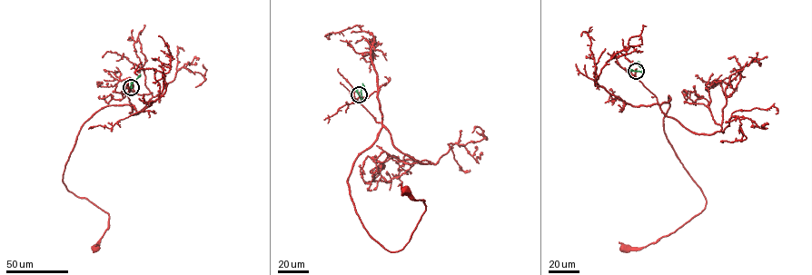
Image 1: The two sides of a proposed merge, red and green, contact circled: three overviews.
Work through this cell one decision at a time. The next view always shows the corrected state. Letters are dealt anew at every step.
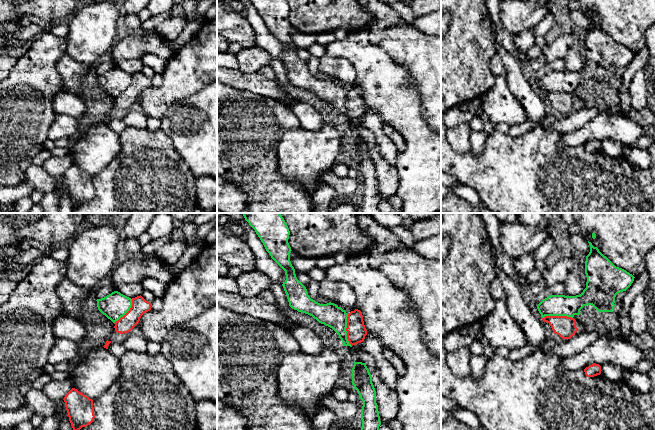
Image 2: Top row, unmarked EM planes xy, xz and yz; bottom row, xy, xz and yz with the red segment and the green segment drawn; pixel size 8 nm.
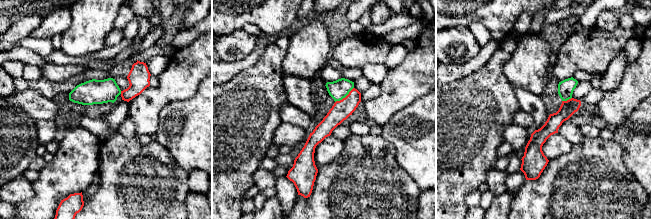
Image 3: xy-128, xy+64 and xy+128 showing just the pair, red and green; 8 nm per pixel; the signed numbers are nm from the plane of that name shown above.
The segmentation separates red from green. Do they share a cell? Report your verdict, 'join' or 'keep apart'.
keep apart

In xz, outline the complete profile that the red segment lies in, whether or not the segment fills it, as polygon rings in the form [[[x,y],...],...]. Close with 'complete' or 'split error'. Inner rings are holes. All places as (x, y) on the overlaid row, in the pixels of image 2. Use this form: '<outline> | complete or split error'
[[[358,309],[351,311],[347,317],[347,339],[351,346],[364,341],[367,330],[364,325],[362,312]]] | complete

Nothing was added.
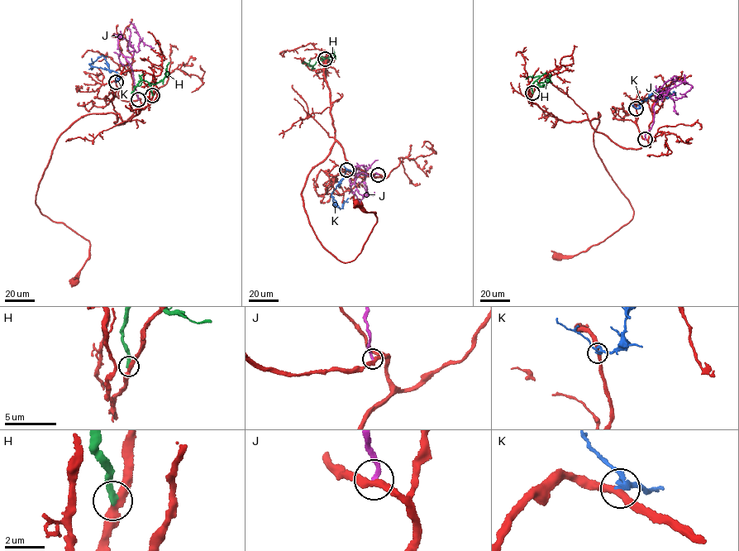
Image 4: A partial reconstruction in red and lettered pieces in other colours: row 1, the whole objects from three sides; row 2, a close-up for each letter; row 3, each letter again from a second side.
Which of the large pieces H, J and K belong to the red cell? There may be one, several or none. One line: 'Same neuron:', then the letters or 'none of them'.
Same neuron: none of them

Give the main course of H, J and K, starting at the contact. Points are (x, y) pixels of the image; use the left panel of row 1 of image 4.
H: (152, 95), (149, 83), (163, 80), (166, 69), (168, 75)
J: (138, 99), (131, 67), (118, 47), (118, 34), (129, 41), (127, 48), (130, 52)
K: (116, 82), (118, 77), (115, 71), (90, 65), (102, 55), (107, 57)

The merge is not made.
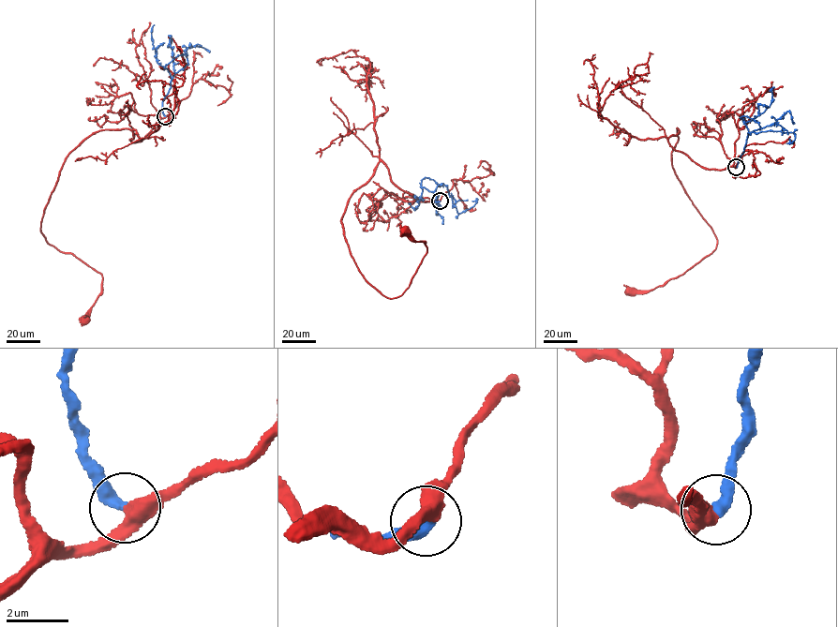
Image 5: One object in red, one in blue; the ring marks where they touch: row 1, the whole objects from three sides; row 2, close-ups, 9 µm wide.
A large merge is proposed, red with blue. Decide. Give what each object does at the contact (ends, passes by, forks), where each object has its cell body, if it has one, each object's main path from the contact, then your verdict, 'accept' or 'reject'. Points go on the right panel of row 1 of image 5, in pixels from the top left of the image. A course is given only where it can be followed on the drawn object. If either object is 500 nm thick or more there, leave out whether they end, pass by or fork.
red passes by; blue ends; soma red (629, 291); soma blue none; course red (736, 167), (708, 169), (677, 151), (668, 140), (677, 127), (674, 171), (718, 242), (682, 274), (627, 293); course blue (737, 167), (748, 132), (779, 130), (795, 135), (792, 142), (789, 139); accept

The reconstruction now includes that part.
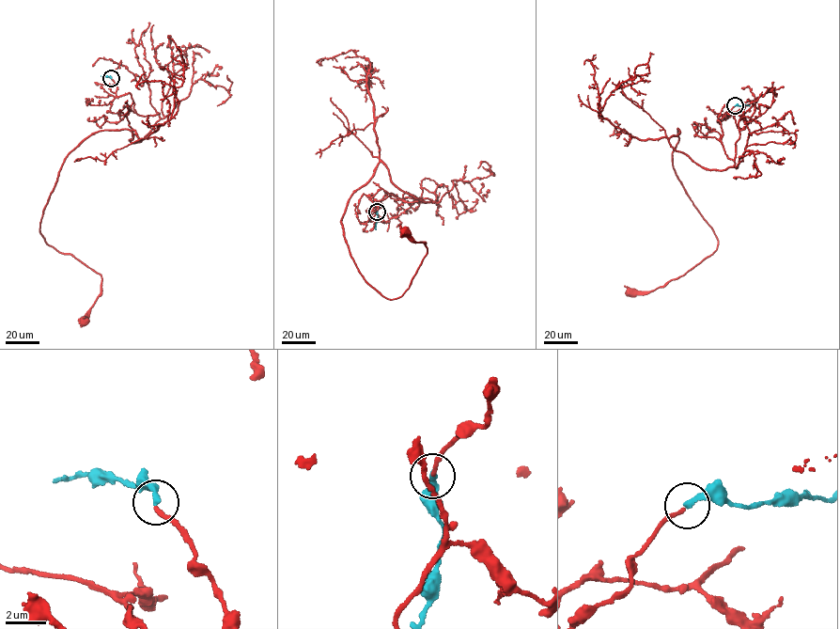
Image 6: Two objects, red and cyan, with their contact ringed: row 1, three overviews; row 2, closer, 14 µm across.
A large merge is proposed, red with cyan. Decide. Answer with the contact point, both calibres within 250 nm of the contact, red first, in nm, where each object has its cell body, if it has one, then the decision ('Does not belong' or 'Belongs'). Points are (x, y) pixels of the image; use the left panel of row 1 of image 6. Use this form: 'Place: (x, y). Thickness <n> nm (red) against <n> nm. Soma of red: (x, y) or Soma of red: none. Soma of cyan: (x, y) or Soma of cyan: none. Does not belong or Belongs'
Place: (111, 78). Thickness 200 nm (red) against 320 nm. Soma of red: (85, 322). Soma of cyan: none. Belongs

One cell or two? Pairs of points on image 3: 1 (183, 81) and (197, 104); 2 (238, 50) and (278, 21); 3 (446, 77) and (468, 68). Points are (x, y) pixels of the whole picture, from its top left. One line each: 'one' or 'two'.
1: two
2: two
3: one

